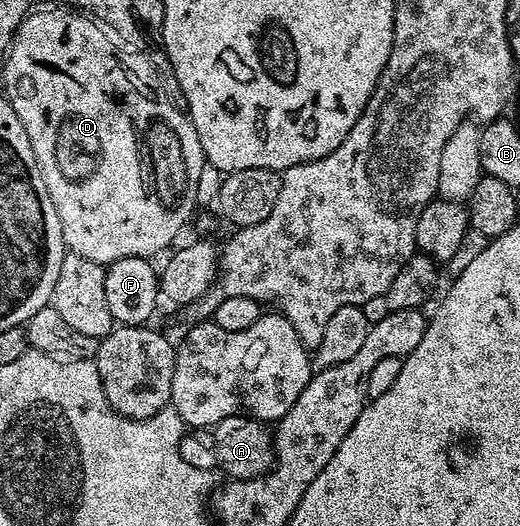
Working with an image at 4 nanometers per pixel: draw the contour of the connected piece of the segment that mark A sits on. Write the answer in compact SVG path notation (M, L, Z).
M233 416L224 418L224 422L214 424L211 428L196 428L187 431L180 442L180 454L188 466L196 466L196 470L207 474L223 472L223 477L231 480L247 480L263 476L274 467L274 437L271 429L261 420L254 420L251 416Z

